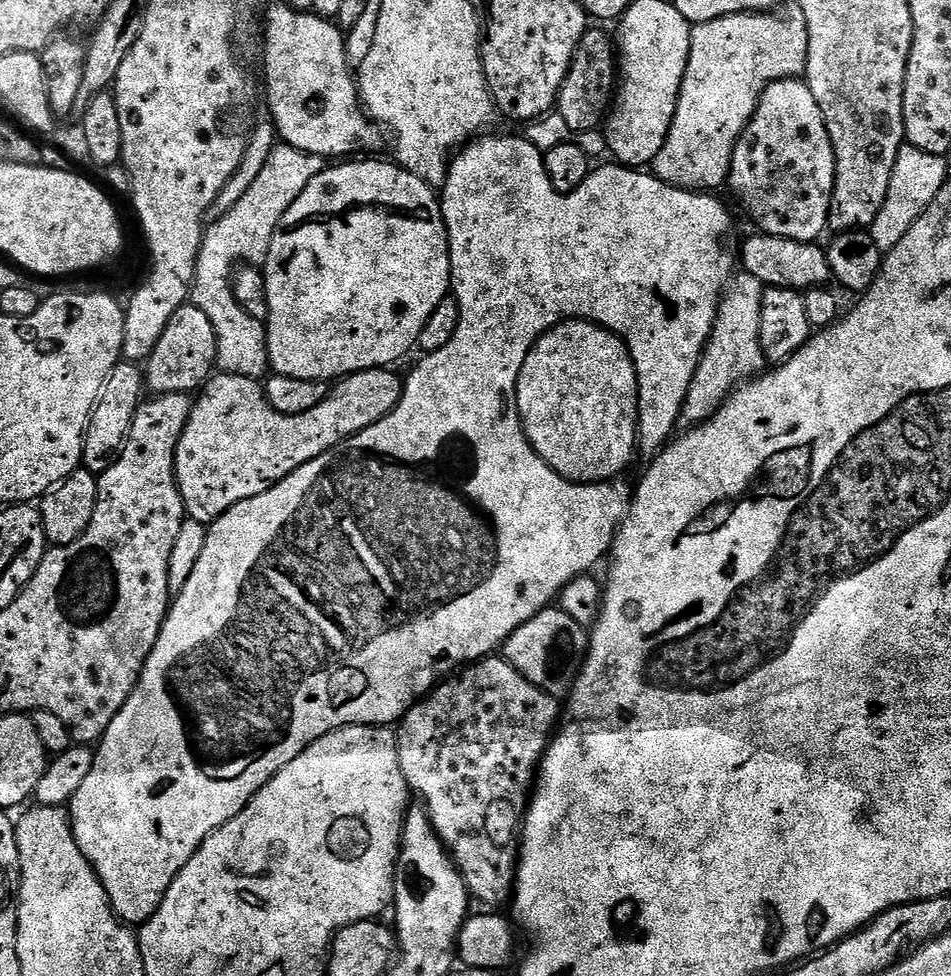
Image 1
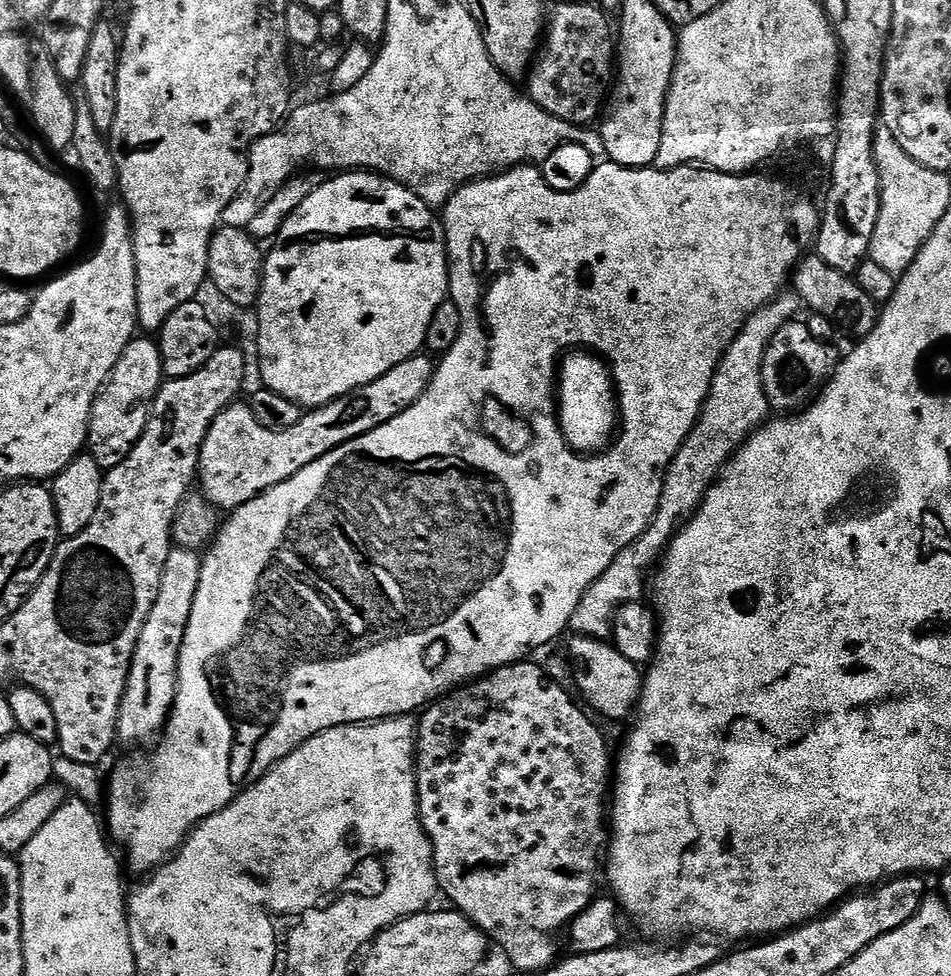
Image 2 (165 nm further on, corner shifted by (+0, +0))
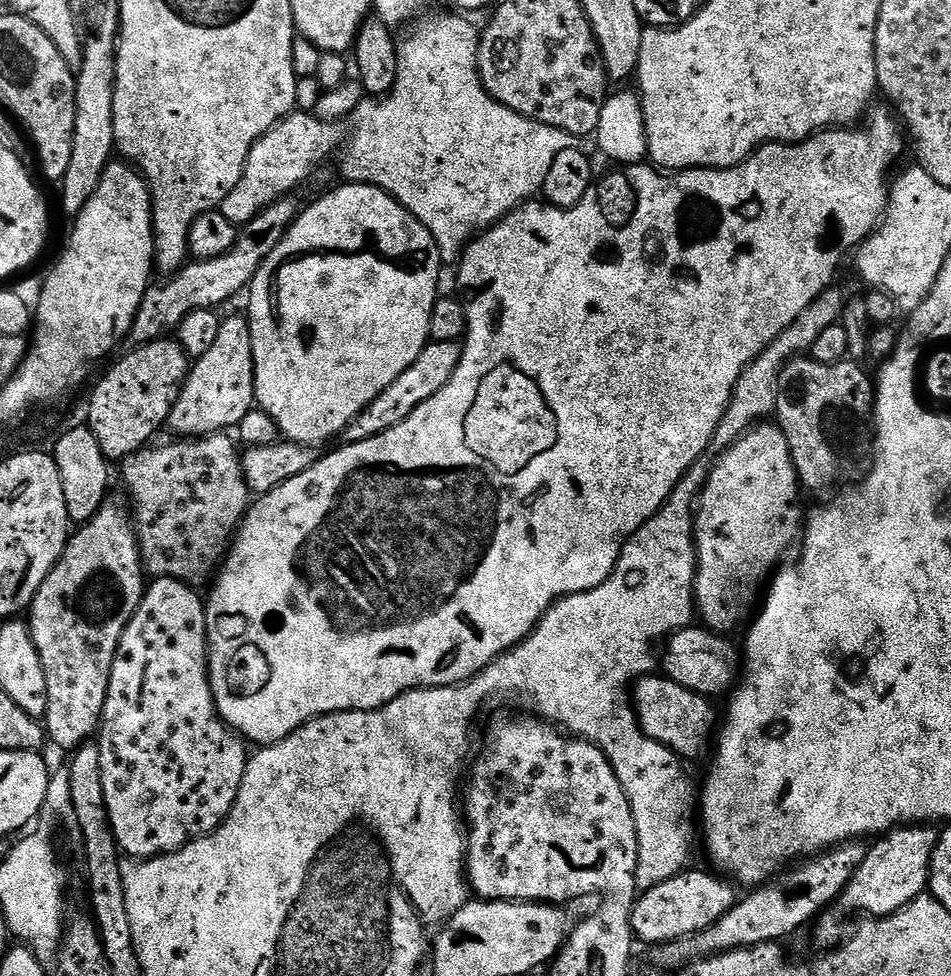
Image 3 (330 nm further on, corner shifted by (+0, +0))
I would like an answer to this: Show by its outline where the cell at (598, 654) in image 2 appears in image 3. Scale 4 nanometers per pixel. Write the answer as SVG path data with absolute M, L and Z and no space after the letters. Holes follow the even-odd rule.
M663 674L644 676L634 685L634 707L640 729L650 738L654 738L654 742L666 746L685 761L698 759L703 754L704 747L707 744L709 747L708 731L712 727L715 729L717 724L716 716L708 704L711 703L705 697L686 690L686 686L678 686L678 682Z

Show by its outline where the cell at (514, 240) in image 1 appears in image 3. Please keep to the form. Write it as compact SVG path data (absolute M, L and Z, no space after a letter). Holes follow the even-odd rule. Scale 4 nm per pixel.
M873 107L863 121L864 128L836 126L831 130L817 132L815 136L801 140L798 144L765 144L757 148L747 160L732 168L685 168L675 174L661 174L655 167L644 162L629 164L616 170L620 172L612 172L601 180L599 177L586 194L586 198L578 202L578 206L553 208L544 202L539 202L540 204L525 202L487 232L481 232L464 249L464 254L455 269L457 270L456 284L464 288L462 296L466 301L464 309L468 315L468 331L462 341L460 364L454 370L450 382L446 382L446 386L442 386L442 390L438 390L434 398L422 402L422 406L418 406L414 414L410 414L410 418L398 422L398 426L374 438L366 438L362 442L345 443L344 448L334 449L329 456L321 455L312 467L282 482L274 491L263 493L257 499L260 501L257 504L255 501L249 507L244 523L240 525L240 531L211 585L212 593L206 596L208 677L212 683L216 709L221 718L228 723L228 727L233 732L239 732L245 741L253 745L256 743L256 746L267 746L293 736L303 724L309 724L311 720L316 720L320 716L329 716L335 712L373 712L375 708L386 706L402 693L412 692L416 688L445 688L451 684L463 684L465 680L471 680L486 665L494 663L503 652L509 652L523 640L528 639L528 635L536 629L539 620L551 610L561 596L588 592L592 588L597 588L602 582L606 582L606 578L618 562L620 551L624 549L625 540L630 539L647 520L654 518L654 514L658 514L658 510L668 501L680 479L695 464L705 459L704 451L712 448L712 439L716 436L718 422L722 422L722 414L726 414L726 406L730 406L730 398L734 394L734 386L742 370L750 366L750 362L754 362L754 358L758 358L758 354L762 354L762 350L766 350L766 346L770 346L770 342L774 342L774 338L778 338L782 330L790 327L794 318L798 318L798 314L802 314L802 310L806 310L810 302L818 299L827 288L833 287L835 280L832 279L835 278L844 255L847 252L855 253L860 245L880 227L884 214L888 210L890 187L888 171L891 170L892 164L899 162L900 155L904 152L904 140L906 141L906 132L901 121L887 107L884 108Z

